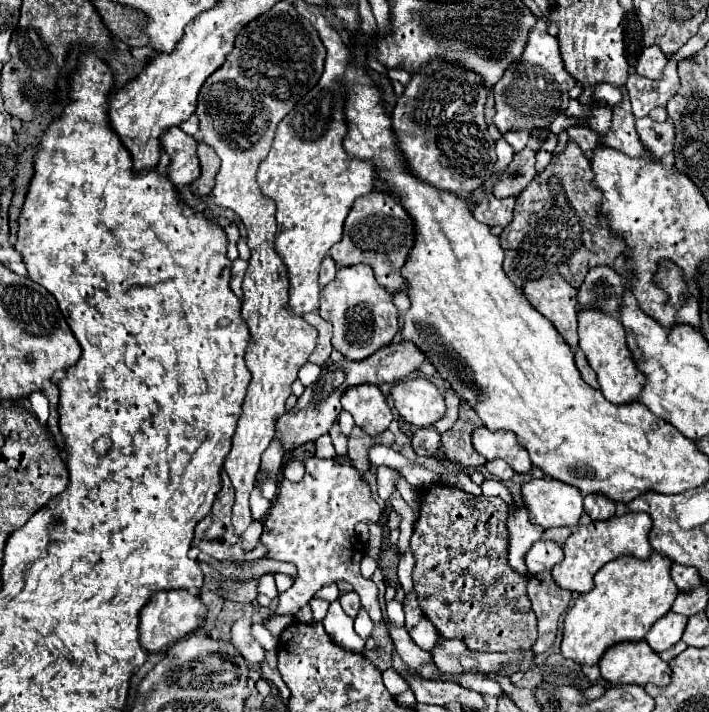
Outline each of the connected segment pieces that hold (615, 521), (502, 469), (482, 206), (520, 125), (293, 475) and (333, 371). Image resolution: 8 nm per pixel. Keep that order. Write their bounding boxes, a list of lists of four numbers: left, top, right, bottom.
[[553,513,653,593],[487,461,515,481],[473,195,517,227],[493,19,577,135],[283,461,305,481],[277,341,427,453]]

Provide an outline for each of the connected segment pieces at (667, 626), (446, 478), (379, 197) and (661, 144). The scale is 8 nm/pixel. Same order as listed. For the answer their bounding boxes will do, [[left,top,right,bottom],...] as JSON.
[[645,611,689,651],[441,475,481,495],[329,193,415,293],[637,117,675,159]]

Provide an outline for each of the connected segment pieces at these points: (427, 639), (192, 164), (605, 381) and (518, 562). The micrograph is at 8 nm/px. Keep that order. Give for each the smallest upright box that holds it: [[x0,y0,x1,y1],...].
[[409,619,437,651],[161,127,201,187],[579,311,647,403],[507,501,543,573]]

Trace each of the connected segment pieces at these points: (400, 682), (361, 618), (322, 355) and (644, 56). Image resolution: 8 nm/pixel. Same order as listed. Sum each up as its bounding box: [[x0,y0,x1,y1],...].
[[383,669,411,695],[355,607,373,639],[303,311,333,365],[637,45,669,79]]

